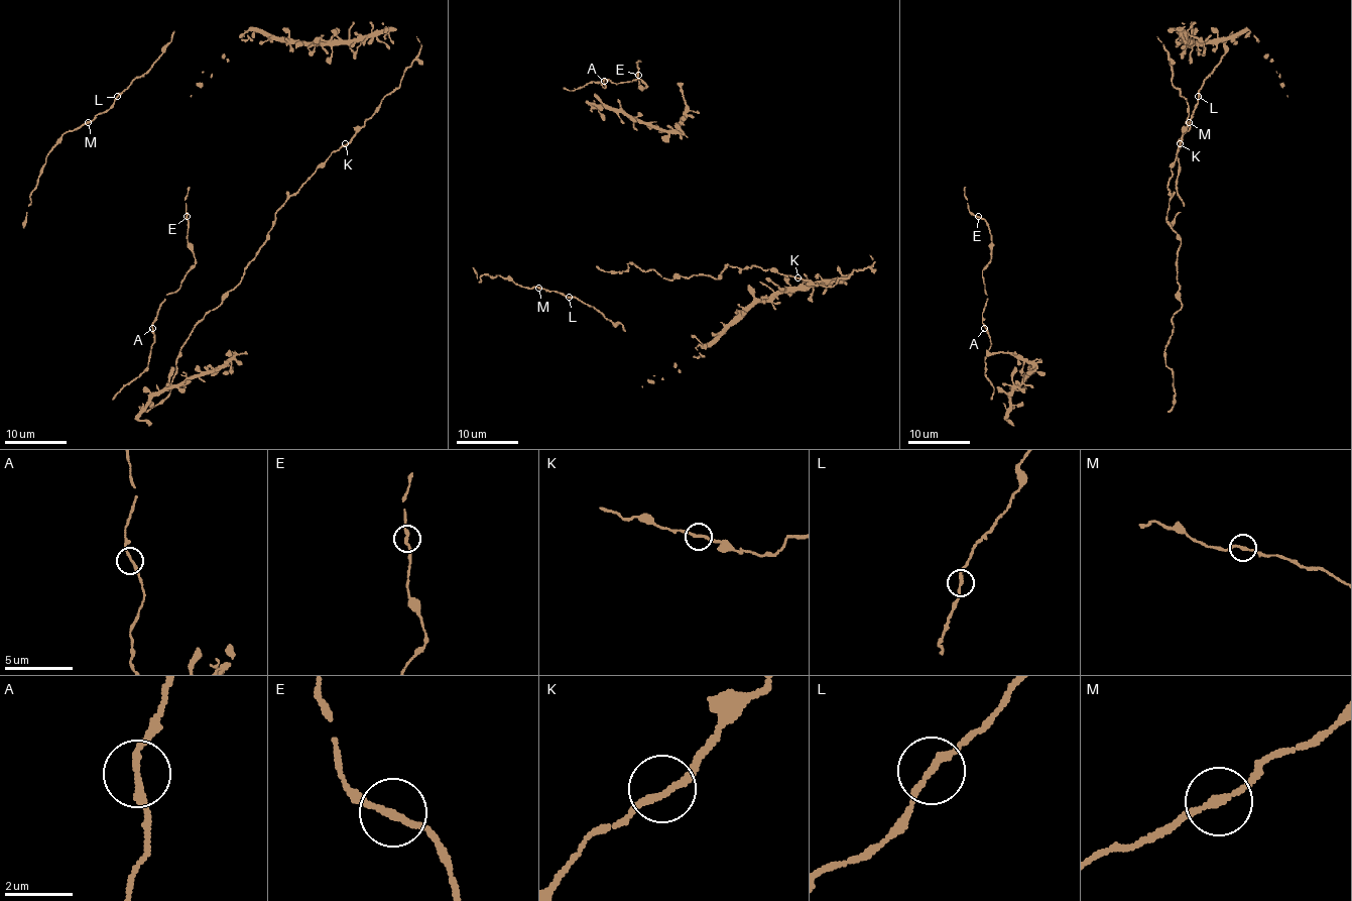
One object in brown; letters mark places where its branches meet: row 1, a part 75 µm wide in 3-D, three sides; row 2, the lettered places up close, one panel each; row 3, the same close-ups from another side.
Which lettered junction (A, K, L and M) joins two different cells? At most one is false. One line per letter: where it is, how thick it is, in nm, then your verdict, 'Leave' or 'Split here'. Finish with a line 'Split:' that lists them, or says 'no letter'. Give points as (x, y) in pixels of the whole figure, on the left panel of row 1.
A: Place: (152, 328). Thickness 200 nm. Leave
K: Place: (345, 143). Thickness 190 nm. Leave
L: Place: (117, 96). Thickness 190 nm. Leave
M: Place: (88, 122). Thickness 190 nm. Leave
Split: no letter

